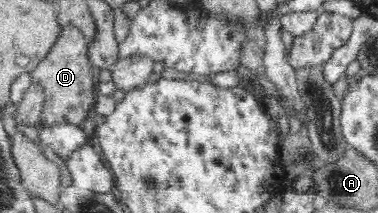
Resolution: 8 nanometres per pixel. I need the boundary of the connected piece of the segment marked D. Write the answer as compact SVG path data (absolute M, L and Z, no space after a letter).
M62 25L62 37L29 73L29 84L43 91L43 106L38 122L38 127L41 129L61 124L79 126L90 115L88 111L95 105L93 97L96 97L98 80L94 75L95 66L90 60L88 47L85 37L79 31L73 31L73 29L70 31Z

